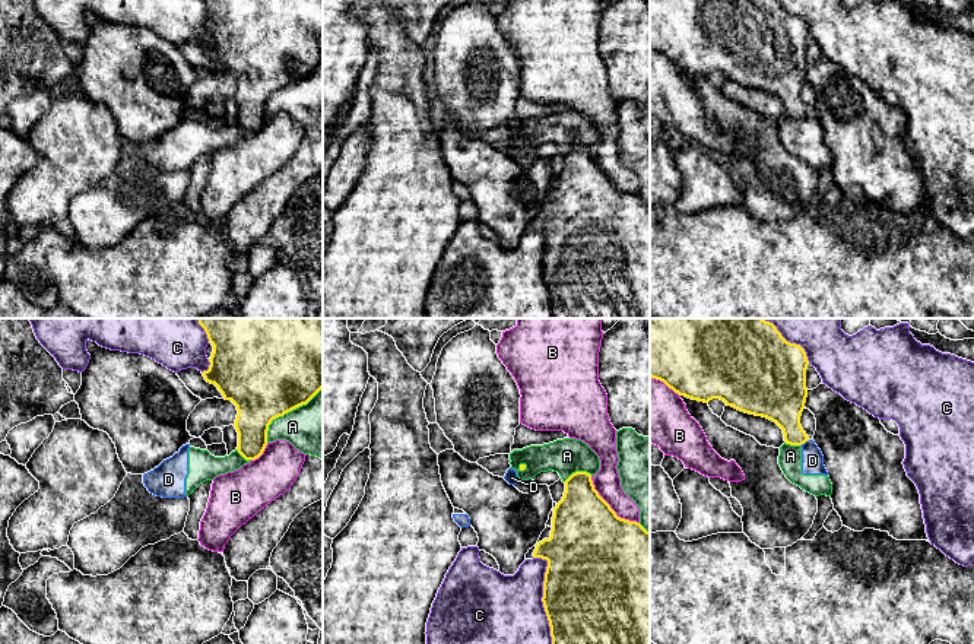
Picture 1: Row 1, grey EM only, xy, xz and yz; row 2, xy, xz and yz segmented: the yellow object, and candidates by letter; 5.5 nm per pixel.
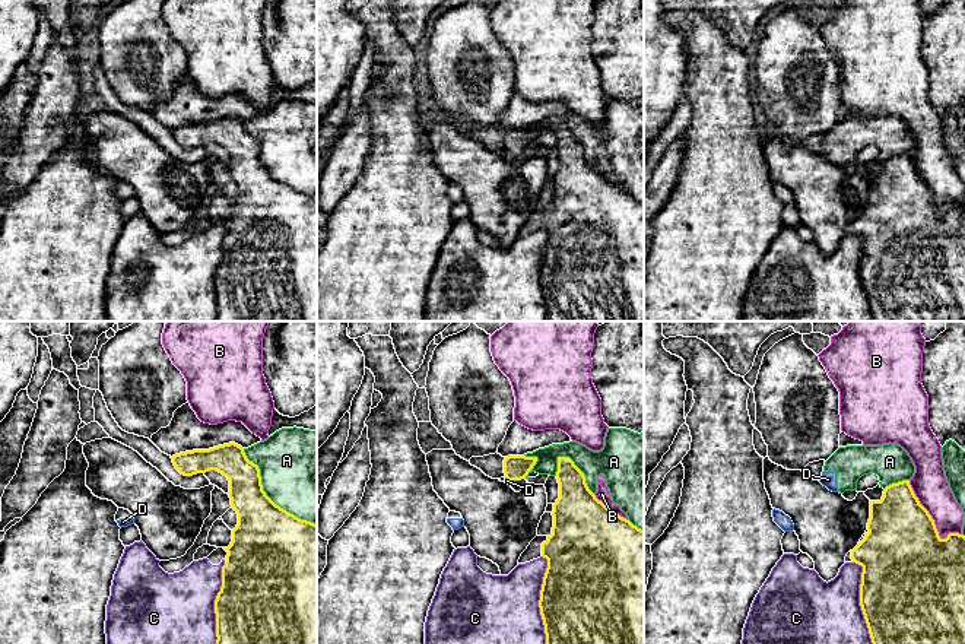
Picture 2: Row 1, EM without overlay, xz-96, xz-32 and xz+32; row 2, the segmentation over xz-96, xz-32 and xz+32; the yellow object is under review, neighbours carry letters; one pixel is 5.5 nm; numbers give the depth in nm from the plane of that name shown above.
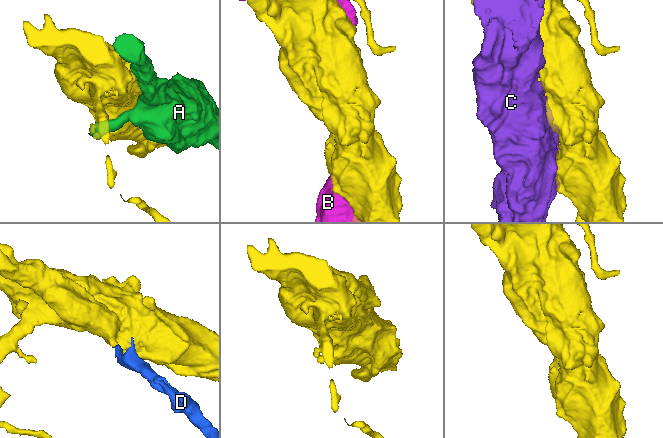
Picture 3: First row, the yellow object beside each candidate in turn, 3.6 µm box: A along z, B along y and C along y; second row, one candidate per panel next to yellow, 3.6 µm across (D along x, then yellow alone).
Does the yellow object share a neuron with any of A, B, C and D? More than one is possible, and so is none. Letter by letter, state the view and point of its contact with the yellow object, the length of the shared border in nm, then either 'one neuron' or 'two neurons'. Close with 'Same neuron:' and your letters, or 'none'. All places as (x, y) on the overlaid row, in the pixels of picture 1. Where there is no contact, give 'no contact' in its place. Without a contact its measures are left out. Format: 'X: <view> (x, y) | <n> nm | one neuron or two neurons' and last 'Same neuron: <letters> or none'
A: xy (286, 412) | 440 nm | two neurons
B: xz (609, 507) | 380 nm | two neurons
C: xz (543, 596) | 480 nm | two neurons
D: yz (805, 441) | 70 nm | two neurons
Same neuron: none

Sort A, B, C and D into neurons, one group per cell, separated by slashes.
A D / B / C

